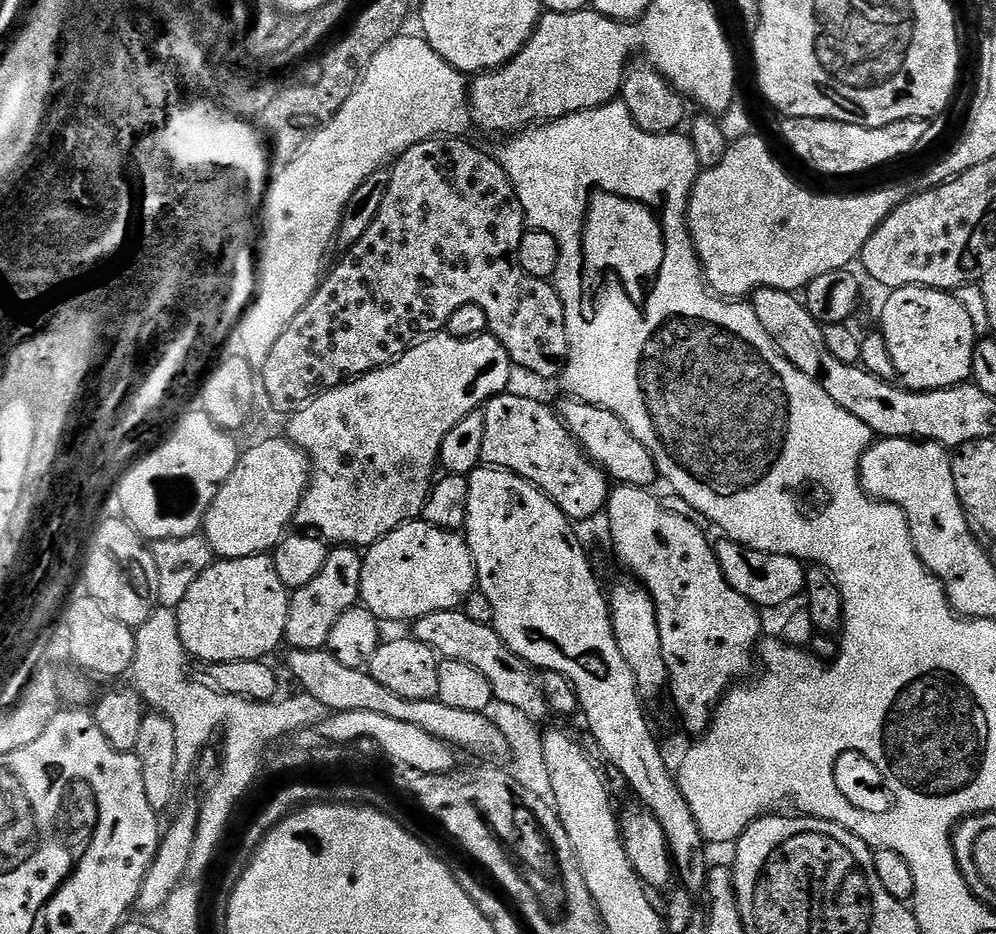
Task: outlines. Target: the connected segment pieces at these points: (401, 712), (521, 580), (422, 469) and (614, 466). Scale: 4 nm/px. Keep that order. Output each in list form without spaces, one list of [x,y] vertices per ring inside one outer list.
[[[292,650],[287,653],[288,668],[292,676],[301,684],[302,692],[322,702],[331,713],[365,712],[366,714],[382,714],[382,718],[395,718],[398,722],[410,722],[410,726],[418,726],[418,730],[426,730],[434,738],[444,741],[449,746],[457,744],[484,762],[502,762],[509,759],[510,743],[503,736],[498,726],[485,713],[470,710],[454,710],[454,706],[446,706],[438,698],[435,700],[407,700],[398,698],[392,690],[386,690],[382,682],[378,682],[363,668],[342,666],[338,658],[334,658],[327,650]]]
[[[481,466],[475,468],[468,478],[468,523],[466,525],[466,539],[468,549],[472,555],[472,561],[476,567],[476,582],[478,591],[486,594],[490,606],[494,610],[494,618],[491,626],[501,636],[502,642],[506,644],[525,663],[532,666],[533,669],[543,670],[546,672],[557,672],[562,674],[572,683],[572,688],[576,691],[576,697],[580,703],[578,709],[579,715],[584,715],[584,720],[588,723],[587,731],[592,734],[597,740],[599,751],[604,754],[605,761],[609,765],[616,767],[622,774],[625,785],[637,796],[639,803],[651,812],[652,817],[658,822],[658,826],[662,826],[662,830],[666,834],[666,842],[669,850],[672,851],[672,863],[674,865],[675,875],[680,876],[679,882],[688,892],[692,894],[703,893],[708,886],[708,874],[710,871],[710,863],[708,864],[708,856],[704,853],[706,842],[702,838],[702,830],[698,830],[698,822],[694,822],[694,814],[690,814],[690,806],[686,802],[686,798],[682,798],[680,787],[676,785],[676,777],[670,771],[668,772],[668,764],[664,761],[664,756],[660,753],[660,744],[656,741],[656,736],[652,733],[652,728],[648,725],[648,720],[644,717],[645,701],[642,699],[640,692],[636,688],[634,682],[634,674],[630,674],[630,666],[626,666],[626,658],[622,658],[622,650],[618,650],[618,642],[614,638],[614,630],[612,629],[612,613],[608,610],[608,597],[605,589],[600,589],[600,584],[596,581],[596,572],[592,569],[592,564],[588,561],[588,552],[580,545],[580,540],[576,537],[573,521],[568,519],[556,503],[545,493],[540,491],[536,485],[524,480],[520,476],[515,476],[513,472],[505,472],[503,468],[489,468]]]
[[[443,331],[413,344],[392,364],[387,364],[384,368],[375,368],[374,371],[367,372],[365,376],[358,376],[342,386],[331,388],[328,392],[321,392],[313,400],[309,400],[299,412],[291,413],[289,420],[292,421],[289,422],[288,432],[286,432],[287,439],[307,454],[310,465],[310,483],[296,511],[295,527],[319,534],[332,546],[351,546],[357,550],[367,550],[369,546],[378,543],[382,537],[390,534],[400,524],[407,524],[409,520],[417,519],[423,513],[428,494],[432,490],[434,480],[432,471],[437,471],[440,462],[442,438],[446,438],[446,434],[450,434],[450,430],[454,430],[454,426],[458,426],[462,418],[471,417],[475,408],[476,411],[483,409],[492,397],[507,393],[508,383],[512,380],[512,372],[514,373],[514,365],[510,354],[504,349],[502,342],[498,342],[492,335],[485,334],[478,338],[463,340],[449,336],[447,331]]]
[[[564,398],[558,404],[558,411],[572,437],[580,443],[580,448],[617,485],[629,484],[646,489],[653,487],[652,483],[658,480],[658,473],[652,452],[646,450],[646,446],[642,446],[642,442],[638,442],[638,438],[634,438],[630,430],[626,430],[626,422],[622,422],[622,418],[618,418],[610,410],[575,398]]]

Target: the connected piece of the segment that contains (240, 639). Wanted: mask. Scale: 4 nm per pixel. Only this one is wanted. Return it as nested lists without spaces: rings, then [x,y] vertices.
[[[271,555],[217,559],[186,590],[186,598],[175,608],[178,634],[189,657],[212,663],[261,660],[285,643],[290,590],[278,578]]]

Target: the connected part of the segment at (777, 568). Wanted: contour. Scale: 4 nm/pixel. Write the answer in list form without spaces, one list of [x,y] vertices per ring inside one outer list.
[[[721,539],[721,544],[715,545],[714,551],[722,574],[738,594],[742,594],[751,604],[760,608],[779,606],[790,598],[800,596],[804,592],[806,568],[801,561],[793,556],[783,556],[773,552],[755,552],[752,548],[743,548],[733,540]]]

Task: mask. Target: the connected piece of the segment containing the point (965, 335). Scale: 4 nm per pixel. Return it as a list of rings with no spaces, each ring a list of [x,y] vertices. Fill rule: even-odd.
[[[897,288],[887,293],[888,301],[880,312],[879,331],[886,338],[886,347],[890,349],[890,358],[894,358],[894,370],[899,383],[913,392],[933,392],[939,388],[955,388],[972,380],[972,363],[977,334],[974,322],[966,314],[962,302],[956,300],[951,291],[938,288]]]

